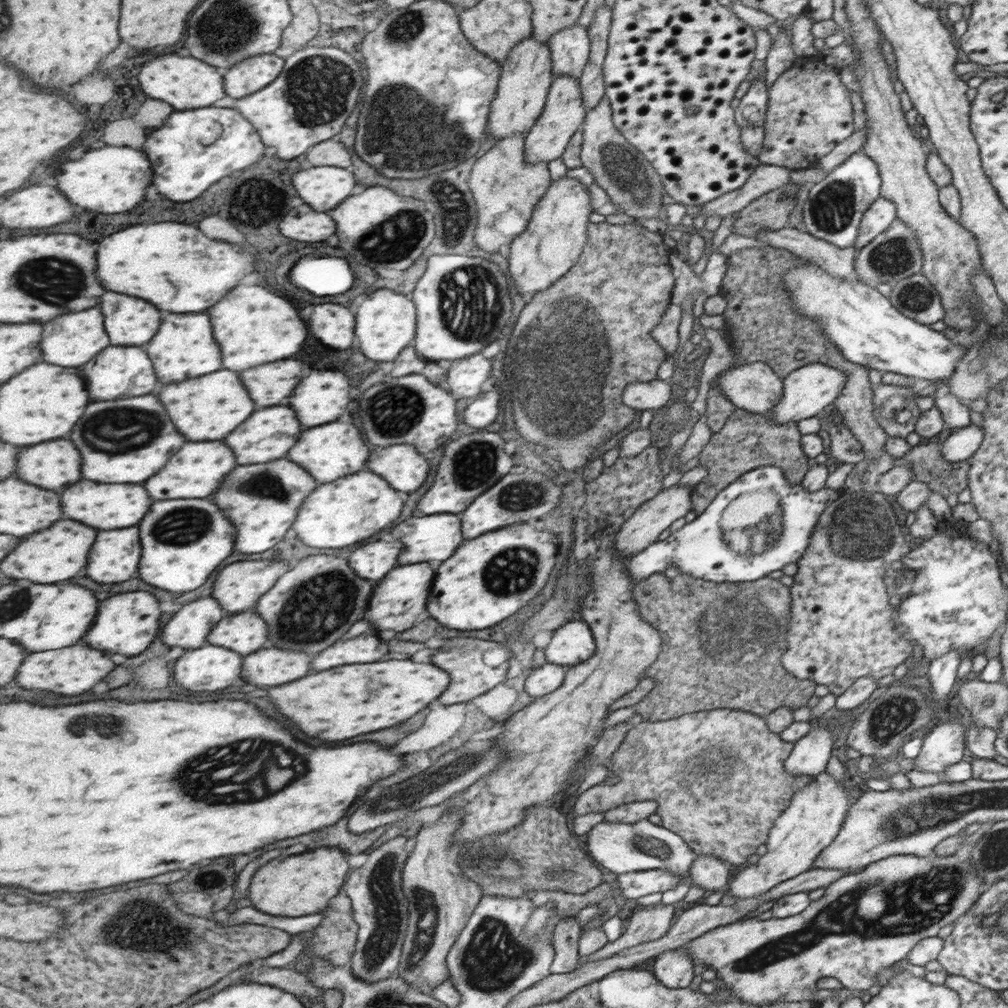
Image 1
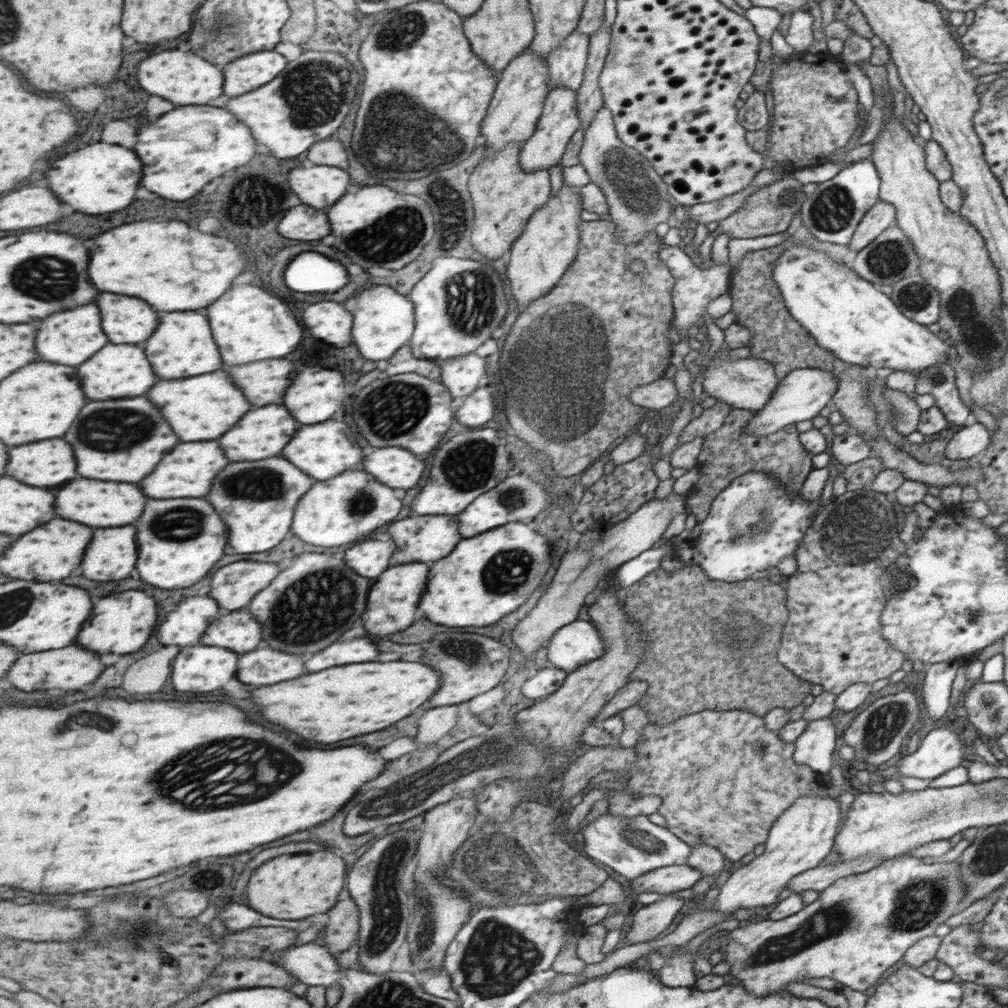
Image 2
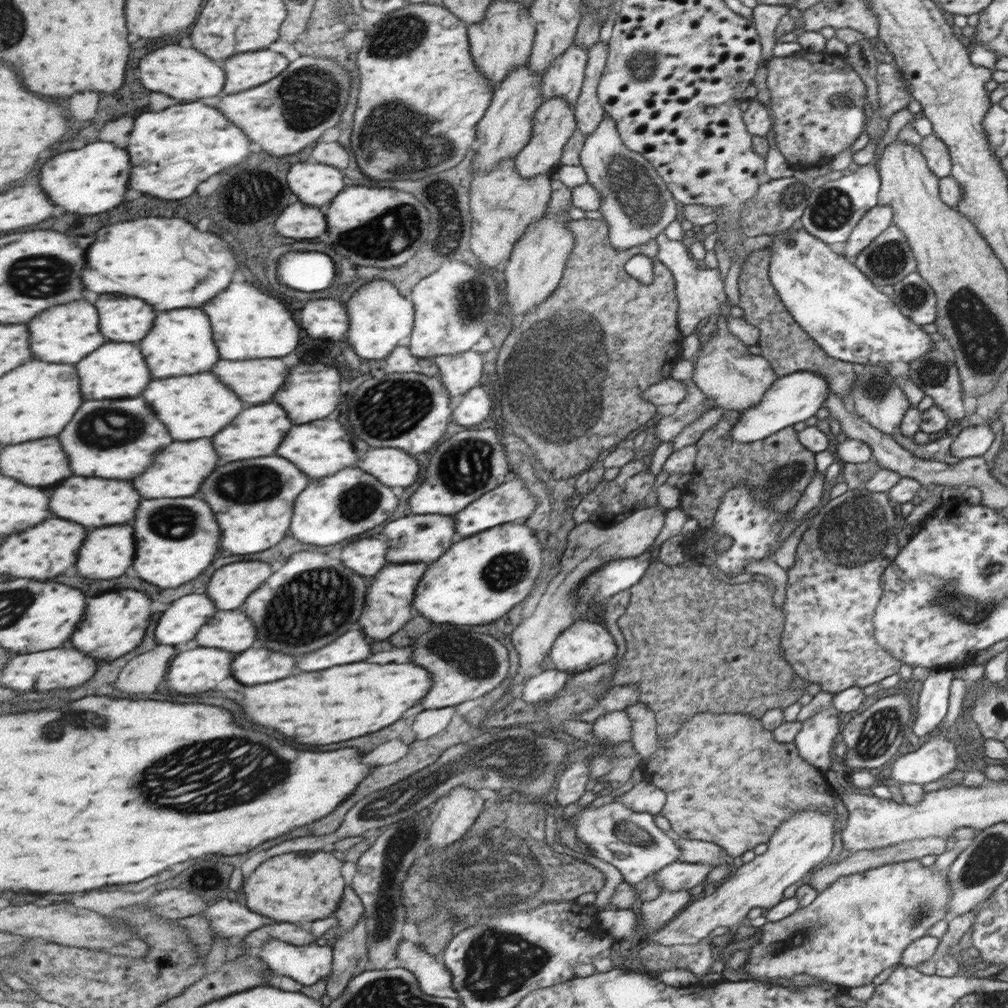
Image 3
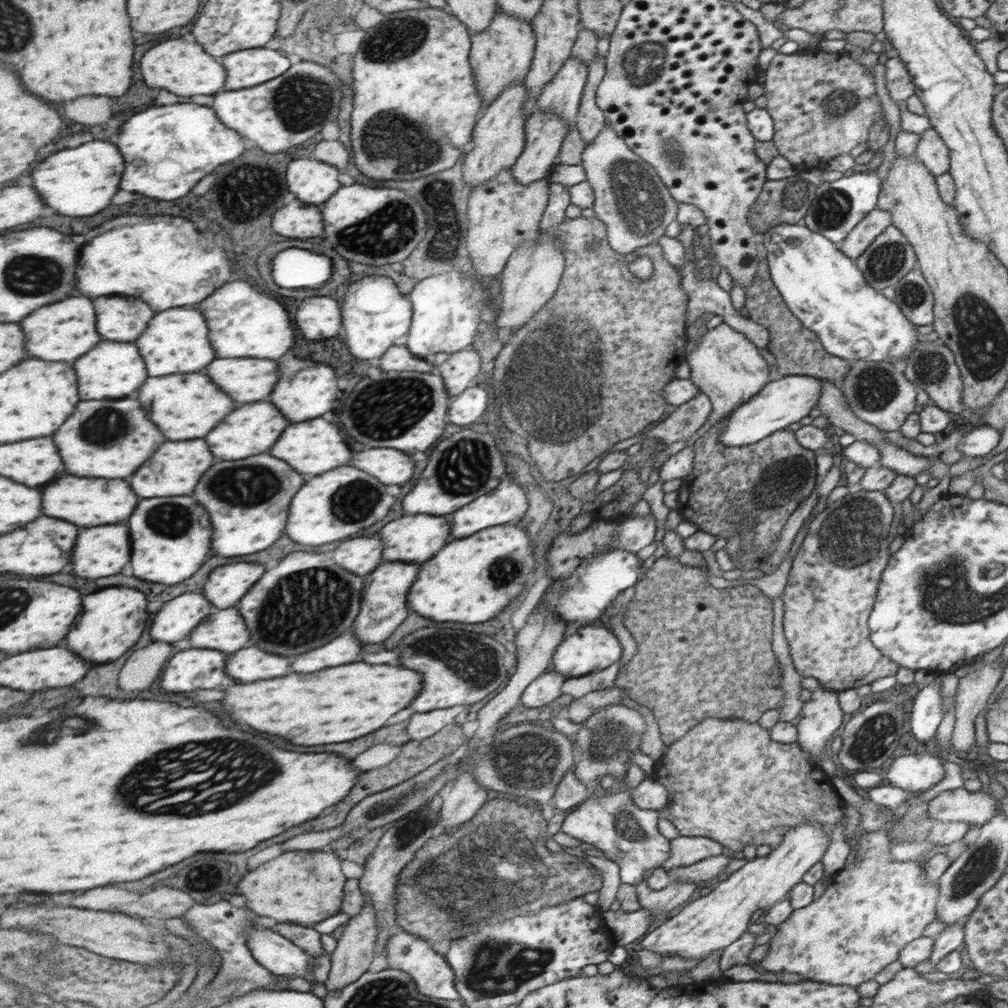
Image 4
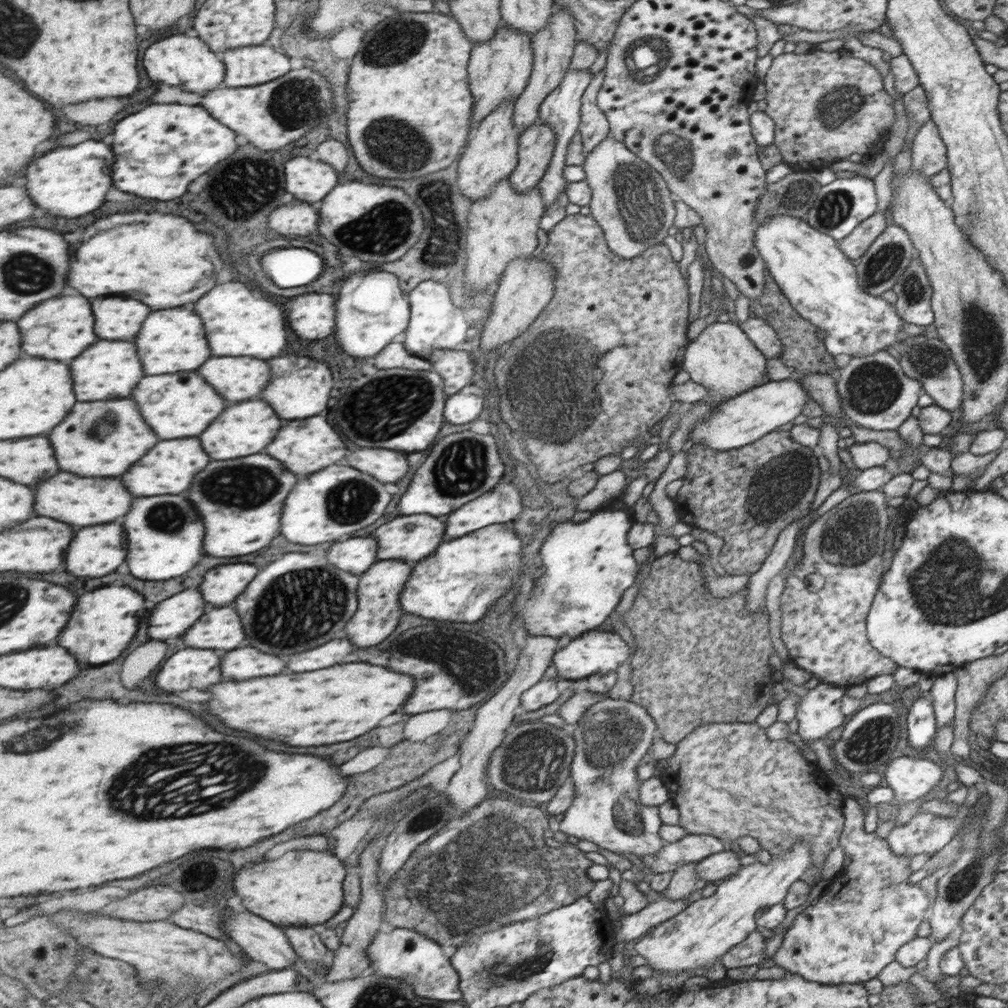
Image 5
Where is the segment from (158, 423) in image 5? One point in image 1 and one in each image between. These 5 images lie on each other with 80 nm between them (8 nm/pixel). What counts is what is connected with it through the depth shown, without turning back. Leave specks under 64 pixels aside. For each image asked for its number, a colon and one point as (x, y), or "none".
1: (210, 408)
2: (204, 408)
3: (200, 406)
4: (185, 406)

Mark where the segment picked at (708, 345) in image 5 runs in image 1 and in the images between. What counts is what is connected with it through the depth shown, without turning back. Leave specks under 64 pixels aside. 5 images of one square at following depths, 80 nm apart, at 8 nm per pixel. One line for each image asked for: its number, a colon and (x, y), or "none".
1: (753, 387)
2: (745, 384)
3: (723, 371)
4: (724, 366)

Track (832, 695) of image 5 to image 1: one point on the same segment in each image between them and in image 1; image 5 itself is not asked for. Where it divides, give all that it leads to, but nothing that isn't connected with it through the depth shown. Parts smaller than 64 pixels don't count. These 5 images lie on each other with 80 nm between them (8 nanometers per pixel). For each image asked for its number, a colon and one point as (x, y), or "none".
1: (810, 754)
2: (812, 748)
3: (814, 741)
4: (821, 716)

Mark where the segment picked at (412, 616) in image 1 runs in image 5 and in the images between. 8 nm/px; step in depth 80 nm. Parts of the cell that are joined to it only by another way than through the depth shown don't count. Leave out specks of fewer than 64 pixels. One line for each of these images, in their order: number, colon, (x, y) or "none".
2: (394, 600)
3: (391, 594)
4: (384, 603)
5: (381, 589)

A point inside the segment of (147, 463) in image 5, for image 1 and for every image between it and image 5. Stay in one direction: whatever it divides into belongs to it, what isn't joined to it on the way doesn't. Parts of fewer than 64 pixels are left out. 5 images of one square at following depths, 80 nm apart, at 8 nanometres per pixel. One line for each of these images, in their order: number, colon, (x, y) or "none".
1: (197, 472)
2: (189, 472)
3: (181, 471)
4: (176, 469)

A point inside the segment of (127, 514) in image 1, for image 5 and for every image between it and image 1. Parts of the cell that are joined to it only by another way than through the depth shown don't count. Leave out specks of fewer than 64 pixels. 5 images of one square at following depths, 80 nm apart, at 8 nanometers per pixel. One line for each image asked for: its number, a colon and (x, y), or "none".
2: (101, 504)
3: (94, 502)
4: (90, 502)
5: (81, 501)

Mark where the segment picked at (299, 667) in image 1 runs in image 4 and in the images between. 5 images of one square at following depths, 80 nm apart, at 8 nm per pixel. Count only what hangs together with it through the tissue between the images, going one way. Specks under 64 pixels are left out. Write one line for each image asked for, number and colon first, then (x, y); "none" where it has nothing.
2: (266, 666)
3: (257, 666)
4: (252, 664)

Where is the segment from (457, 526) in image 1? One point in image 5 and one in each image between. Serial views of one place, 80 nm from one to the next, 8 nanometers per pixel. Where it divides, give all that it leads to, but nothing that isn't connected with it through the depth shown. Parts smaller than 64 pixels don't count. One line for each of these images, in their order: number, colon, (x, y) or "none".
2: (422, 539)
3: (415, 538)
4: (418, 538)
5: (415, 537)

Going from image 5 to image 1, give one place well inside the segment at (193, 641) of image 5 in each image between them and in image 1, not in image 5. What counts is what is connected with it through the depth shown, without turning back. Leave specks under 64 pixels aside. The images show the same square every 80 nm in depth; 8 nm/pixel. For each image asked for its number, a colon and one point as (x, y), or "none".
1: (246, 633)
2: (240, 631)
3: (234, 631)
4: (226, 630)

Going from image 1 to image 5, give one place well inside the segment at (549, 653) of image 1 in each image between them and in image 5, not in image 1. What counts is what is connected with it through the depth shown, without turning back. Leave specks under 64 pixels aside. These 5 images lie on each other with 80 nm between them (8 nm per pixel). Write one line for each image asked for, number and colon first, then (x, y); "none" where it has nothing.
2: (579, 643)
3: (583, 645)
4: (591, 648)
5: (597, 652)

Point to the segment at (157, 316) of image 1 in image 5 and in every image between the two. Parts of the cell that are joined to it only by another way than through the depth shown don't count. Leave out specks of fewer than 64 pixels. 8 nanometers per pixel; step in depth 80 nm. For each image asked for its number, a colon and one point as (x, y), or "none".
2: (127, 320)
3: (122, 319)
4: (124, 320)
5: (117, 318)

